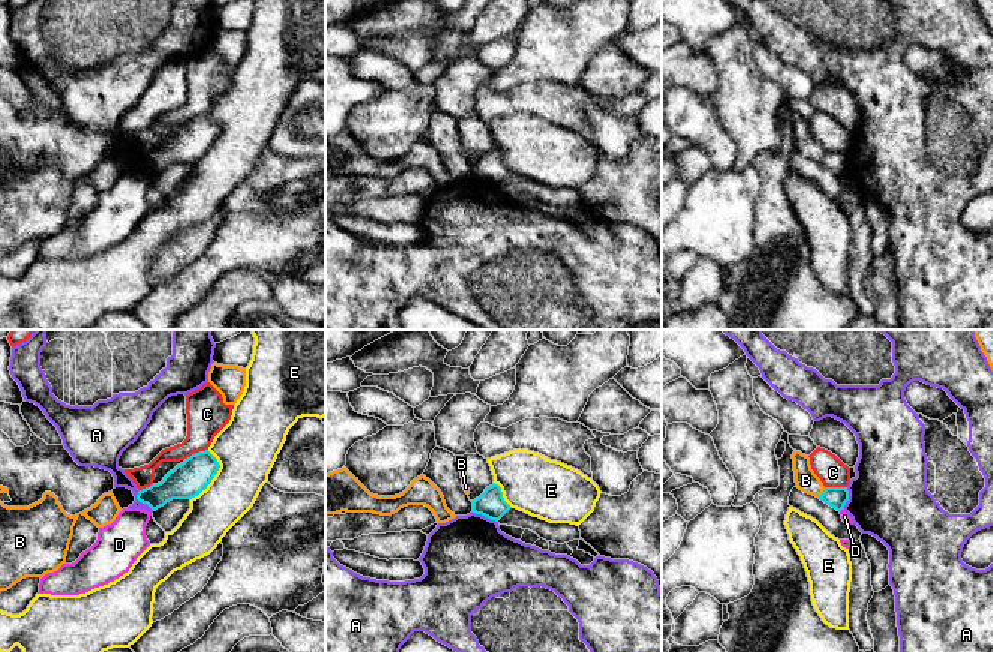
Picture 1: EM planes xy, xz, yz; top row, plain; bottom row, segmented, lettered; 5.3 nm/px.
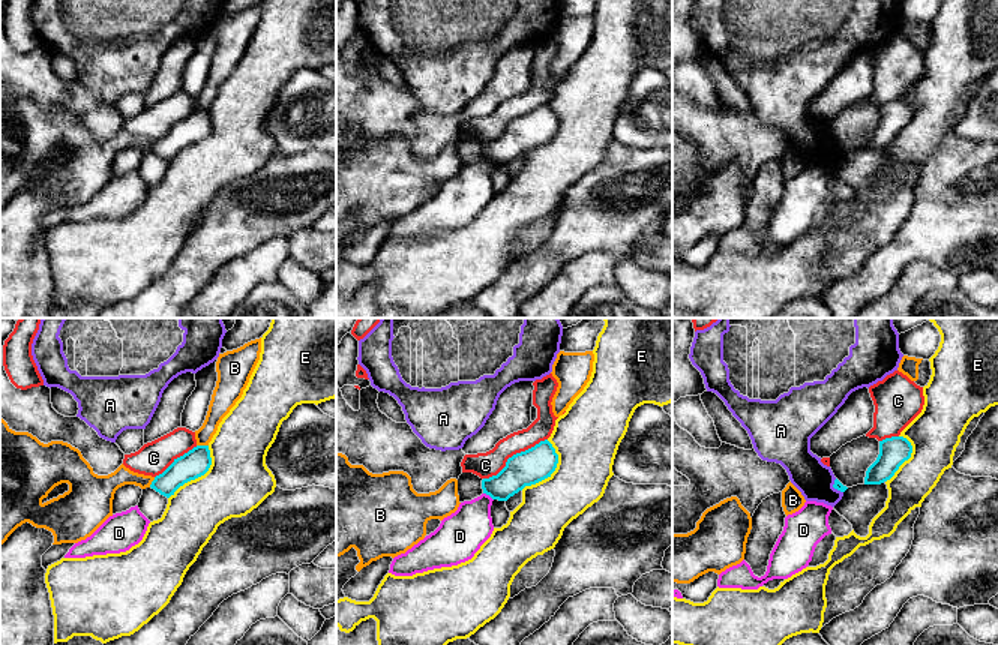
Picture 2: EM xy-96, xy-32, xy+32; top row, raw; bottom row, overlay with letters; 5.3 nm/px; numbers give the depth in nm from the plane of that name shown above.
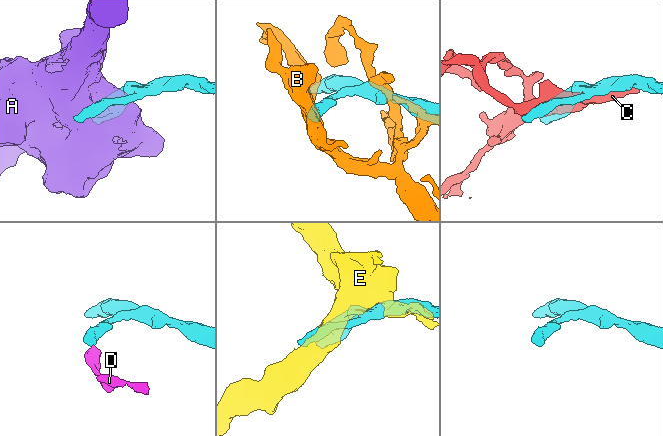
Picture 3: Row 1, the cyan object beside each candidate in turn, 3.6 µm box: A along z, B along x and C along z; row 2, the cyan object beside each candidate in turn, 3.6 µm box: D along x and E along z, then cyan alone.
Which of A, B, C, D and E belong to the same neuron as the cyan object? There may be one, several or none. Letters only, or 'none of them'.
none of them

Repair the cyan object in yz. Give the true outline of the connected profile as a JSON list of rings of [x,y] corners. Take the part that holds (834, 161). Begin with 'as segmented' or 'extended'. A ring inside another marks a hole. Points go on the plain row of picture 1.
as segmented; [[[825,151],[819,163],[837,175],[842,175],[849,165],[849,154],[848,151]]]

